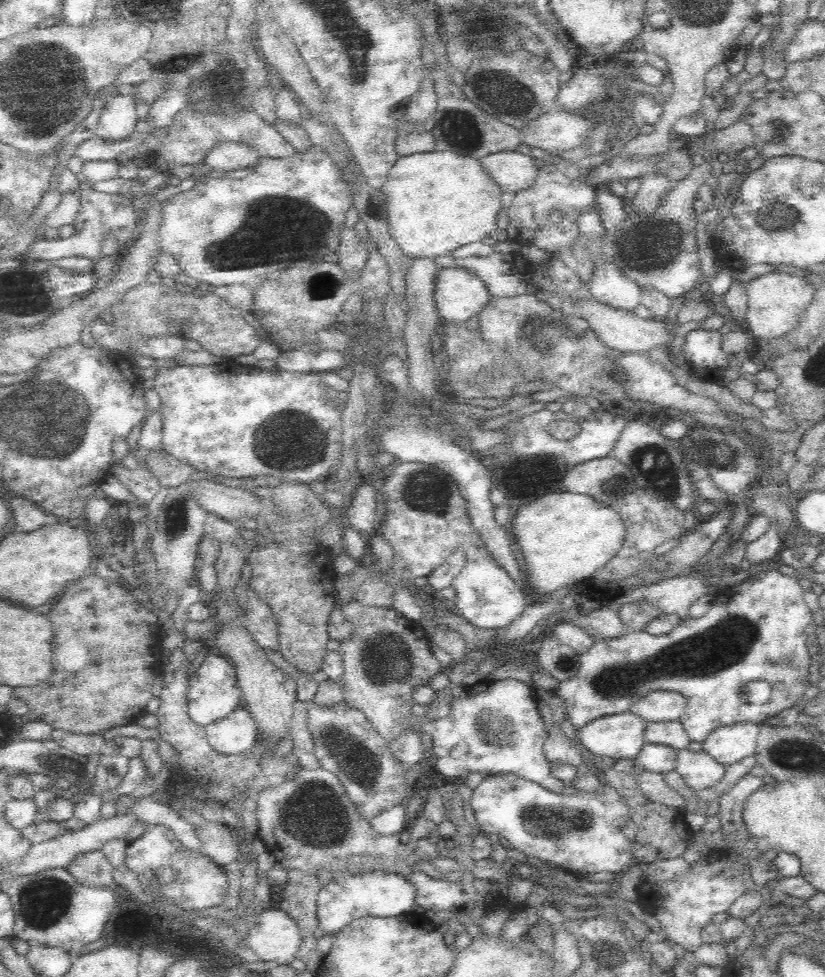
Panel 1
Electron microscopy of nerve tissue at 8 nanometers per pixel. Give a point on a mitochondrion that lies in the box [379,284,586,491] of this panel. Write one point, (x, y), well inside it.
(535, 331)

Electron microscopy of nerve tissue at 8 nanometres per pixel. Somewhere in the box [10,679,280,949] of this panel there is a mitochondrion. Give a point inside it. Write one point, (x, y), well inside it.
(44, 902)

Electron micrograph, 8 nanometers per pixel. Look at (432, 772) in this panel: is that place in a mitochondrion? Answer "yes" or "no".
no

